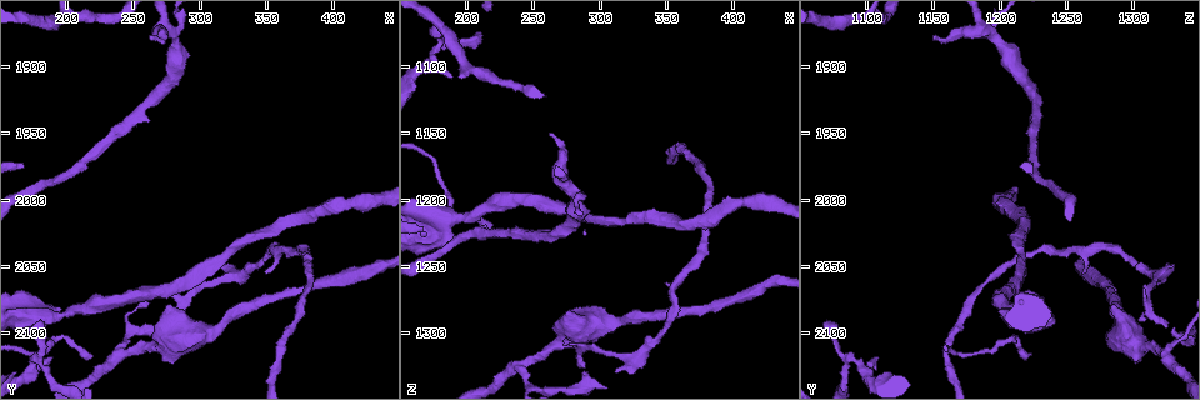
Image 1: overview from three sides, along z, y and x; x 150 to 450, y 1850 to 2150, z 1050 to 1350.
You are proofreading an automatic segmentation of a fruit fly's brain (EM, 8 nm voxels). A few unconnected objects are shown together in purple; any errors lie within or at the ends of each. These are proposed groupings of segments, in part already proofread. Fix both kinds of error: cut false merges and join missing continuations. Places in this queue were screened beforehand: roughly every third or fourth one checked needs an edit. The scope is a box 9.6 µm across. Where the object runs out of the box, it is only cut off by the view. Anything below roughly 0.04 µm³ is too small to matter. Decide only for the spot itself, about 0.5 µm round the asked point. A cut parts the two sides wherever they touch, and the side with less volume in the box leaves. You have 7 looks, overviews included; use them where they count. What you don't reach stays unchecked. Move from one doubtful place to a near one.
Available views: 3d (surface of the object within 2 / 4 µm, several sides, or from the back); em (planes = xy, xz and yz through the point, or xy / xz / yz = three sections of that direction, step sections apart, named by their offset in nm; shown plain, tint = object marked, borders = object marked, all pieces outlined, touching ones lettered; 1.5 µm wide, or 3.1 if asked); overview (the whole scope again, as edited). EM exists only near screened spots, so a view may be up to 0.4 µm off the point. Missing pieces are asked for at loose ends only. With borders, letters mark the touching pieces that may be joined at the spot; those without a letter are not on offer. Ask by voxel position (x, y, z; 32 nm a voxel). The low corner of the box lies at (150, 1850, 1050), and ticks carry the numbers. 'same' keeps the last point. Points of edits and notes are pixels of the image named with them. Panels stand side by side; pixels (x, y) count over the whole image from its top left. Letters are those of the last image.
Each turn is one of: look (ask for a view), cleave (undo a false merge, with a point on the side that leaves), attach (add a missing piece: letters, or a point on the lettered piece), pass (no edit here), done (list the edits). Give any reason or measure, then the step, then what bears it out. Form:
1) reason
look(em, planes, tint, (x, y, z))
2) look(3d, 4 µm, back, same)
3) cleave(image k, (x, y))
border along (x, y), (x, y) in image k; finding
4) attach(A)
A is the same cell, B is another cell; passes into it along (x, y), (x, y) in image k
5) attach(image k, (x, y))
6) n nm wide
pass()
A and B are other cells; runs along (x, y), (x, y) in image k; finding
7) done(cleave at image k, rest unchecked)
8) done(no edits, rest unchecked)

an open end
look(em, planes, borders, (264, 1876, 1150))

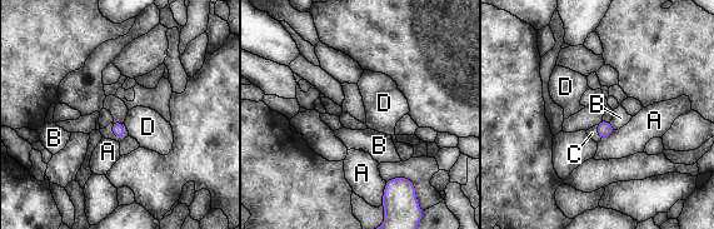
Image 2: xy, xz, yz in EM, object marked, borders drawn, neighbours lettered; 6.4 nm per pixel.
attach(C)
C is the same cell, A, B and D are other cells; passes into it along (118, 128), (114, 135), (106, 133) in image 2; it goes on there

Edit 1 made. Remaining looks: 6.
look(overview)

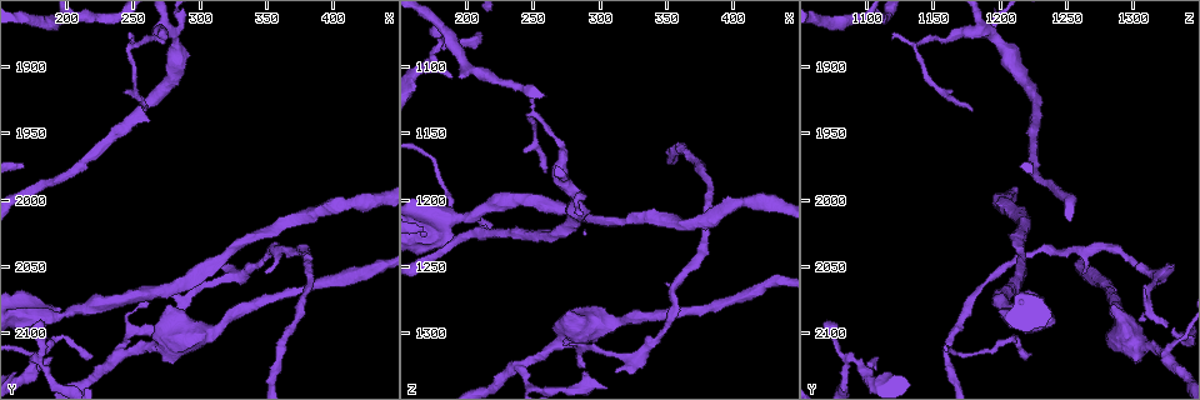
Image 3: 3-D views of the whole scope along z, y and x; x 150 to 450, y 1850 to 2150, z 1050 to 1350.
abrupt turn
look(em, planes, tint, (178, 2122, 1084))

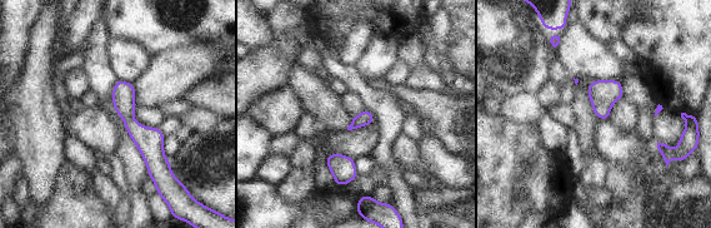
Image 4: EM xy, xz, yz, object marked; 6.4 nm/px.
look(em, planes, borders, same)

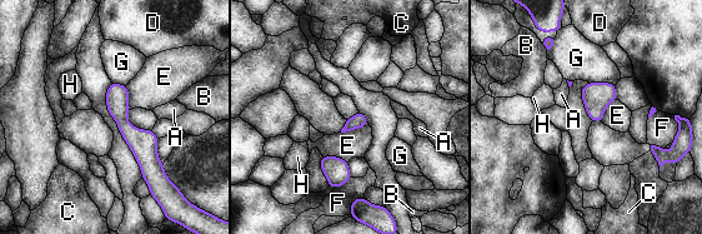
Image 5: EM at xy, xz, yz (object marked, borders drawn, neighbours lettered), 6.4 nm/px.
pass()
A, B, C, D, E, F, G and H are other cells; one neuron here

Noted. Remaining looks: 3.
arms part here
look(em, xz, step 8, tint, (242, 2114, 1324))

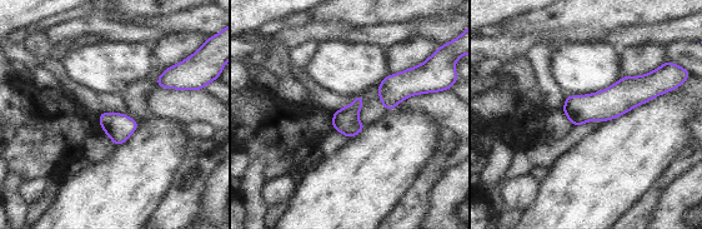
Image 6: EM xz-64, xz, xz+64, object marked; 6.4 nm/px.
look(em, planes, borders, same)

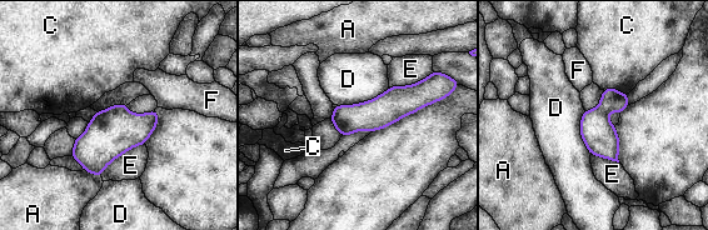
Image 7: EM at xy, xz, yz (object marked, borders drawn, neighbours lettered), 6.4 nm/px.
cleave(image 7, (118, 108))
A, C, D, E and F are other cells; two neurons meet here

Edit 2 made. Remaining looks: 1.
done(attach at image 2, cleave at image 7, rest unchecked)

